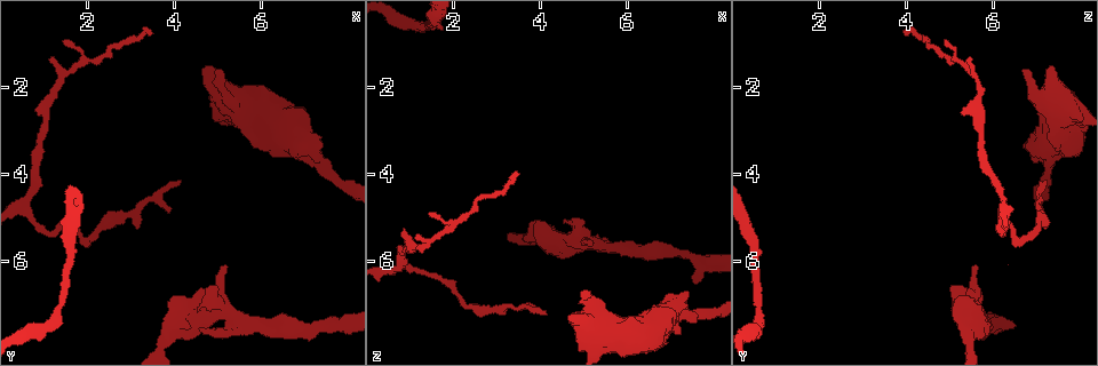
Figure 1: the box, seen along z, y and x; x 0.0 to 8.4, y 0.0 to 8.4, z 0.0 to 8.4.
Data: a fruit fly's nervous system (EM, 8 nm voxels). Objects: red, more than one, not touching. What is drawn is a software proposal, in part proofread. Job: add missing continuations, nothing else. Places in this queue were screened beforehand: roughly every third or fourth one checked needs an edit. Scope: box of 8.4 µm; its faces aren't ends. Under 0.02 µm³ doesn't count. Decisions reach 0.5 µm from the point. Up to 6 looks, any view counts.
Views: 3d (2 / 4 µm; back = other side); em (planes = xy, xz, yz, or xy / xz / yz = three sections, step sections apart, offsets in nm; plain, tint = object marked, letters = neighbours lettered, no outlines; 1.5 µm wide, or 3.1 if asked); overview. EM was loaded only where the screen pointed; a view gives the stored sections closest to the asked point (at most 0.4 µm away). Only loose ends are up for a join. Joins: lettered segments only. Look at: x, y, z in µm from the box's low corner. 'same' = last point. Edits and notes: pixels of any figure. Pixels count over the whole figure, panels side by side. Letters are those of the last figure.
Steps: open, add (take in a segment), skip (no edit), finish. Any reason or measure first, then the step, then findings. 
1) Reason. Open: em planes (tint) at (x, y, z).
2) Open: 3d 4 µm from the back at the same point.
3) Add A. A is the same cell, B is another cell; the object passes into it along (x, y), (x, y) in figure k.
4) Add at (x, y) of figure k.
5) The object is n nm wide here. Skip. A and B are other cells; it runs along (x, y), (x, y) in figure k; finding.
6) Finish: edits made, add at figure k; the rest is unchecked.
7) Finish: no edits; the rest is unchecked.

Open: em xz step 4 (letters) at (1.40, 0.95, 4.85).

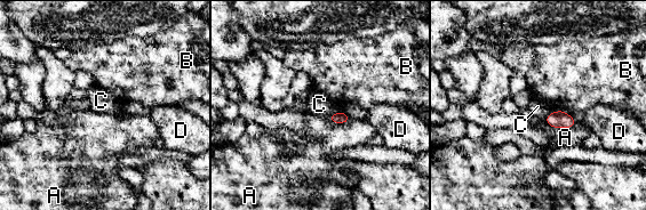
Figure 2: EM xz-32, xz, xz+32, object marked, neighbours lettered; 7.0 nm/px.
Open: em planes (letters) at the same point.

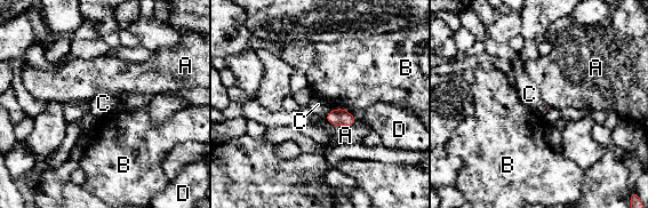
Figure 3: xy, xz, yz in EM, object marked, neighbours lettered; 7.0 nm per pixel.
Skip. A, B, C and D are other cells; a border runs along (336, 109), (324, 116) in figure 3; no lettered segment goes on from it.

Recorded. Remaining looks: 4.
Open: em planes (letters) at (5.20, 6.05, 5.60).

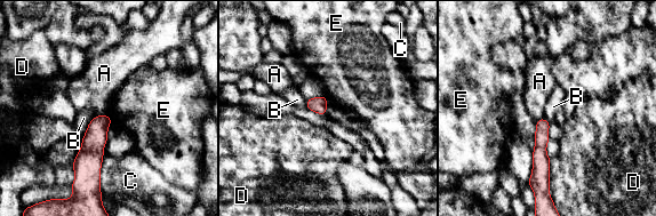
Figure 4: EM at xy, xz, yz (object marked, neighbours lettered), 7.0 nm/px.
Skip. A, B, C, D and E are other cells; a border runs along (106, 113), (96, 116) in figure 4; none of them fits.

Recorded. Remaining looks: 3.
Thick end. Open: em xz step 8 (letters) at (7.40, 3.35, 6.65).

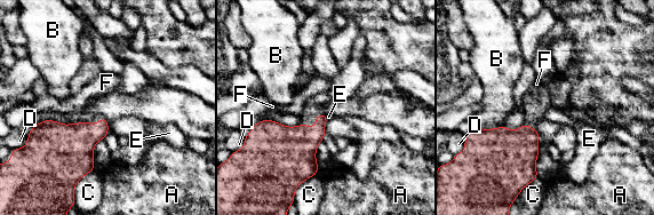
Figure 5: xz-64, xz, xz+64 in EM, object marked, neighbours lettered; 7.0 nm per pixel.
Open: em planes (letters) at the same point.

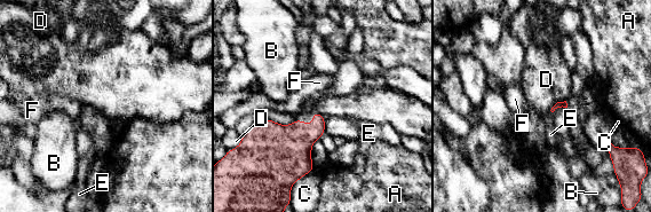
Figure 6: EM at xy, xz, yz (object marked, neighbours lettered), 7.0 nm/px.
Skip. A, B, C, D, E and F are other cells; none of them fits.

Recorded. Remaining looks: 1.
Finish: no edits; the rest is unchecked.

